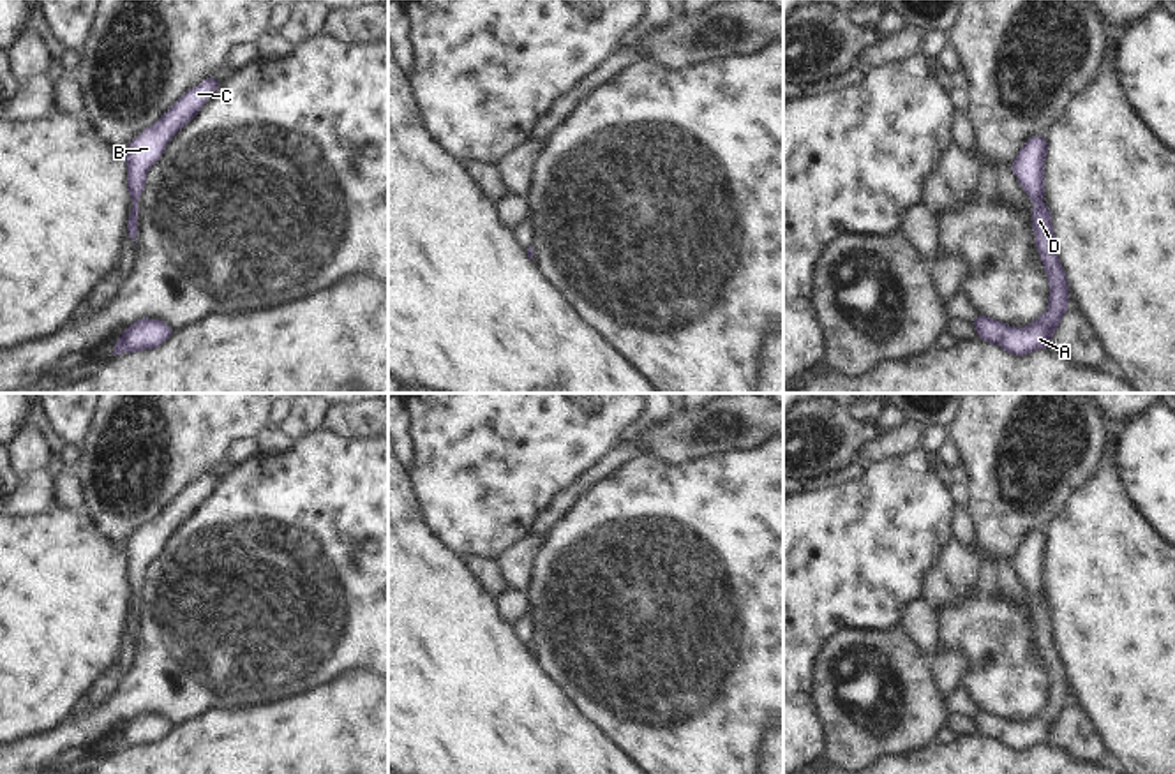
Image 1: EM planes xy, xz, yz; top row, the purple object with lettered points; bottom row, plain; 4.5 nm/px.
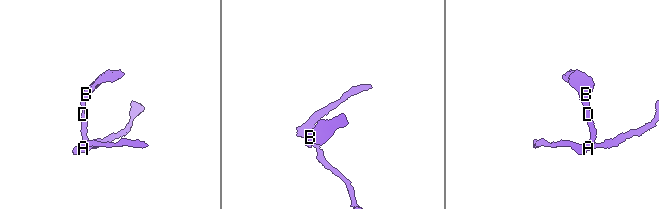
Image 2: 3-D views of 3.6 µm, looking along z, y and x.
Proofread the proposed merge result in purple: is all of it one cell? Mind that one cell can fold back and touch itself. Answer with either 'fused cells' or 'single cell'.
single cell

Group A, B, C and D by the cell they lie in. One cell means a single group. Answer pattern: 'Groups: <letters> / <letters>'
Groups: A B C D.

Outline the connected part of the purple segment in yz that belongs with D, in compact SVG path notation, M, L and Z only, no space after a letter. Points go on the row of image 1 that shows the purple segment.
M1030 138L1016 153L1011 169L1027 196L1030 197L1030 201L1034 203L1032 231L1050 284L1048 309L1034 323L1023 328L1009 326L1002 321L986 316L979 316L972 323L983 340L1000 346L1004 351L1018 356L1048 347L1062 316L1067 310L1069 301L1067 277L1055 249L1052 212L1043 203L1046 153L1046 138Z

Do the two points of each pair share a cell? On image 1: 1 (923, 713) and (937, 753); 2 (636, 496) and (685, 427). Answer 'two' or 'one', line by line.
1: two
2: two

